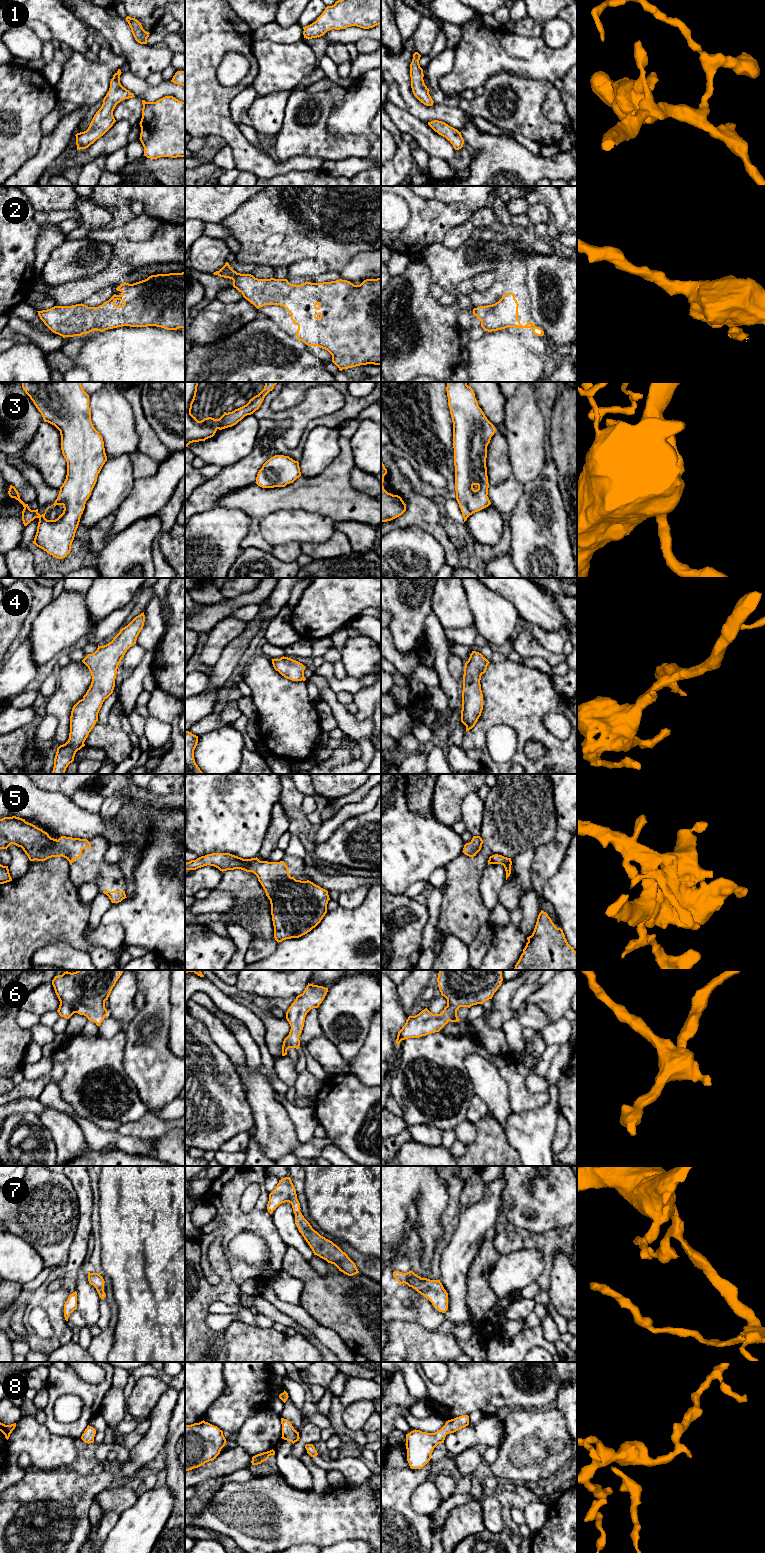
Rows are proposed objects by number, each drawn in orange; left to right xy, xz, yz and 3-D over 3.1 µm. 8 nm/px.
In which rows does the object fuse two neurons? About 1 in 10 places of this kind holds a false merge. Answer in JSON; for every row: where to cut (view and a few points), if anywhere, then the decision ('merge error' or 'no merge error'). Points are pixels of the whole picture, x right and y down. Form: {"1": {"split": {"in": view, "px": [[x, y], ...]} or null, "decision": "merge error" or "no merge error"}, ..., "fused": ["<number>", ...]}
{"1": {"split": null, "decision": "no merge error"}, "2": {"split": null, "decision": "no merge error"}, "3": {"split": null, "decision": "no merge error"}, "4": {"split": null, "decision": "no merge error"}, "5": {"split": null, "decision": "no merge error"}, "6": {"split": null, "decision": "no merge error"}, "7": {"split": null, "decision": "no merge error"}, "8": {"split": null, "decision": "no merge error"}, "fused": []}

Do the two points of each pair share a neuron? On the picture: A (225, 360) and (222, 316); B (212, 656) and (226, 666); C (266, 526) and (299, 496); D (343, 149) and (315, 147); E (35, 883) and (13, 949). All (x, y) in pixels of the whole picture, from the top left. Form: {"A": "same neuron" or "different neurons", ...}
{"A": "different neurons", "B": "different neurons", "C": "different neurons", "D": "same neuron", "E": "same neuron"}

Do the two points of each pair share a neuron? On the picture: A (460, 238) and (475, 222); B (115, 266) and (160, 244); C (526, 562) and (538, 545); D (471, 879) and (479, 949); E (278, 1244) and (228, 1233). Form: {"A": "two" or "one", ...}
{"A": "one", "B": "one", "C": "one", "D": "two", "E": "one"}

